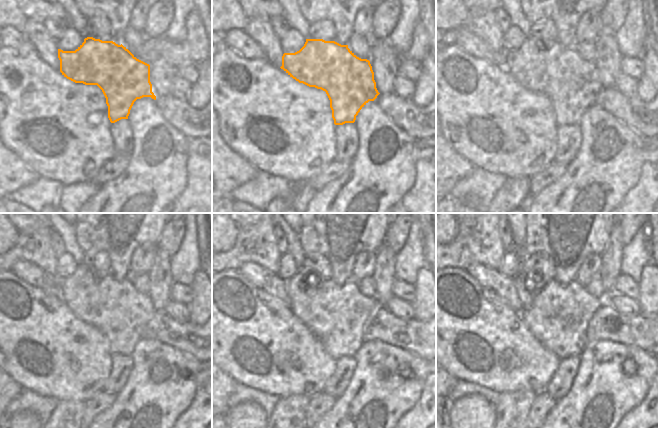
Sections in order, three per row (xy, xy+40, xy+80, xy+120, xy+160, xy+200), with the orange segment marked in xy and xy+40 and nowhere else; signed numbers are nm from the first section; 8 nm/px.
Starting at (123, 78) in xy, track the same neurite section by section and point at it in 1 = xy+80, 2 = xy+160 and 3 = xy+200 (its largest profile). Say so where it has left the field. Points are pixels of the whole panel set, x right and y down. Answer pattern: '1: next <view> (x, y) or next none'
1: next xy+80 (572, 85)
2: next xy+160 (336, 314)
3: next xy+200 (557, 315)

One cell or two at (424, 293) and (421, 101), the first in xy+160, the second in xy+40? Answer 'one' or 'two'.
one

